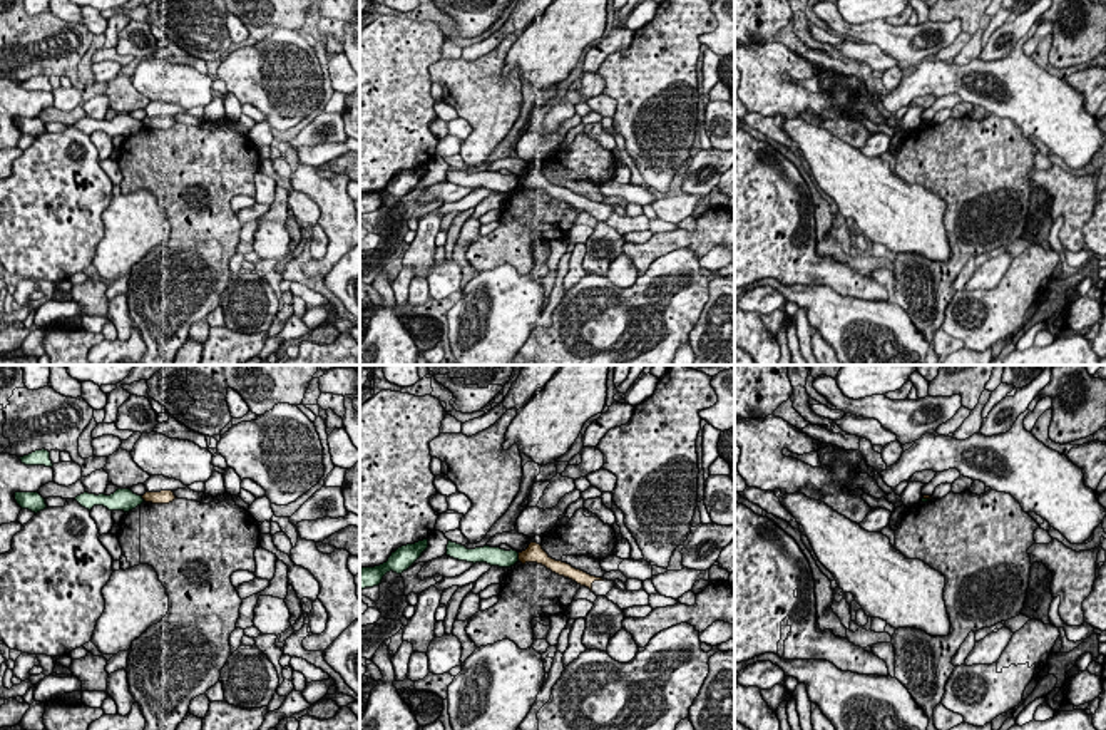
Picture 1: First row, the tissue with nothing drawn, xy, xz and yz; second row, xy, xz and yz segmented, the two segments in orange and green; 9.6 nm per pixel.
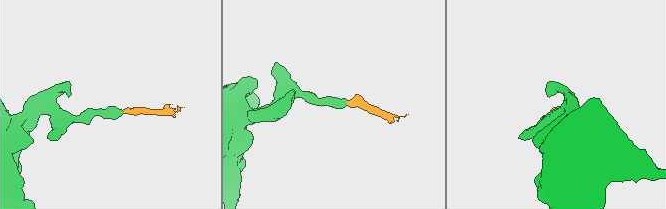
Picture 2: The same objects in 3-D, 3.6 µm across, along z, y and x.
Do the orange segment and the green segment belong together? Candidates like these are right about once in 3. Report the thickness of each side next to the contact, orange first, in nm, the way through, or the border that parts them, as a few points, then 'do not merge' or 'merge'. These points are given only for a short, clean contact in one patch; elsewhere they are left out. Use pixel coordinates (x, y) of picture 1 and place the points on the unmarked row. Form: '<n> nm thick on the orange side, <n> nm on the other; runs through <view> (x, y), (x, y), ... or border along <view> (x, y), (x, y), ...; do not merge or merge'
180 nm thick on the orange side, 190 nm on the other; do not merge

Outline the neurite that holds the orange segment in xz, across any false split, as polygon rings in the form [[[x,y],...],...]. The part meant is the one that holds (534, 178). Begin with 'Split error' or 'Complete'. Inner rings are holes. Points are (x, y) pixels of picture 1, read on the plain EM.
Split error. [[[530,167],[525,176],[519,177],[519,186],[522,189],[525,188],[542,189],[552,198],[569,203],[577,209],[589,213],[596,221],[606,221],[614,213],[614,206],[591,201],[581,194],[572,193],[567,188],[552,184],[537,167]]]

